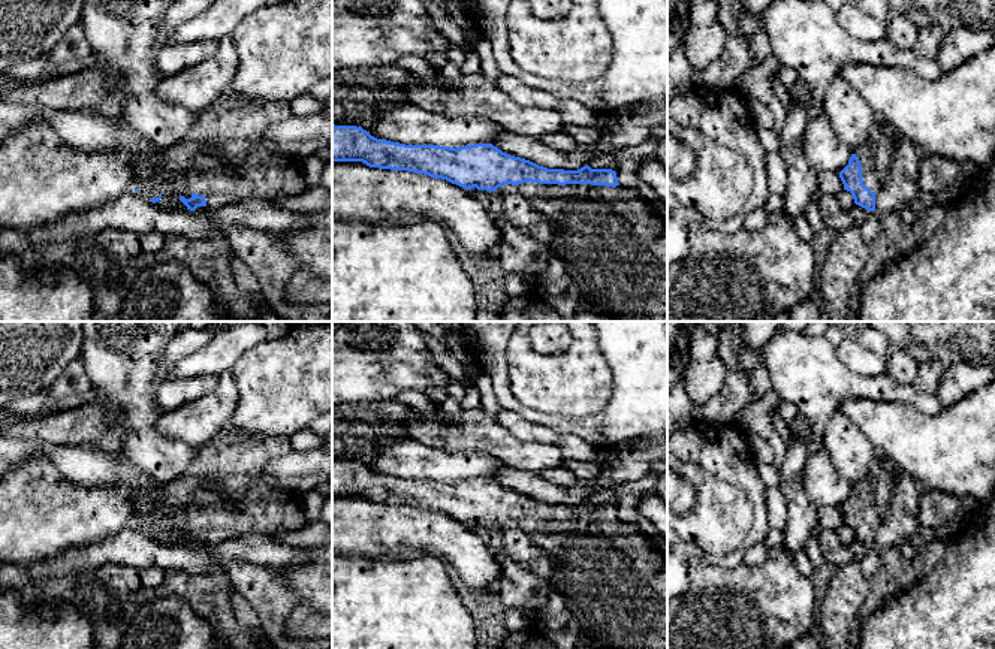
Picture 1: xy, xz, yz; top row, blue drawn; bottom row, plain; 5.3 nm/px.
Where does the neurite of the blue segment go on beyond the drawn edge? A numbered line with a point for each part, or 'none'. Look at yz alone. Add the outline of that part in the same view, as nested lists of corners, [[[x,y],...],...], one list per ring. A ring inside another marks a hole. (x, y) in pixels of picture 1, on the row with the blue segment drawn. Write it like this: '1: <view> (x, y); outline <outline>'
1: yz (876, 154); outline [[[874,126],[868,141],[853,150],[862,166],[863,184],[871,191],[875,193],[886,179],[893,153],[895,141],[880,126]]]

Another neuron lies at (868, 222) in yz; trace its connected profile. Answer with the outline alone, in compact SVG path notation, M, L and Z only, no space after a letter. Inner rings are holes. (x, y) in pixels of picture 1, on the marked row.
M853 205L848 211L854 224L860 229L866 242L871 242L880 233L880 215L877 211L868 211L859 205Z

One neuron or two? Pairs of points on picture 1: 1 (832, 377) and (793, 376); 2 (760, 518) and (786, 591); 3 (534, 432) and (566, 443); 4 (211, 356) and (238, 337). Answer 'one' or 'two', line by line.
1: one
2: two
3: two
4: one

